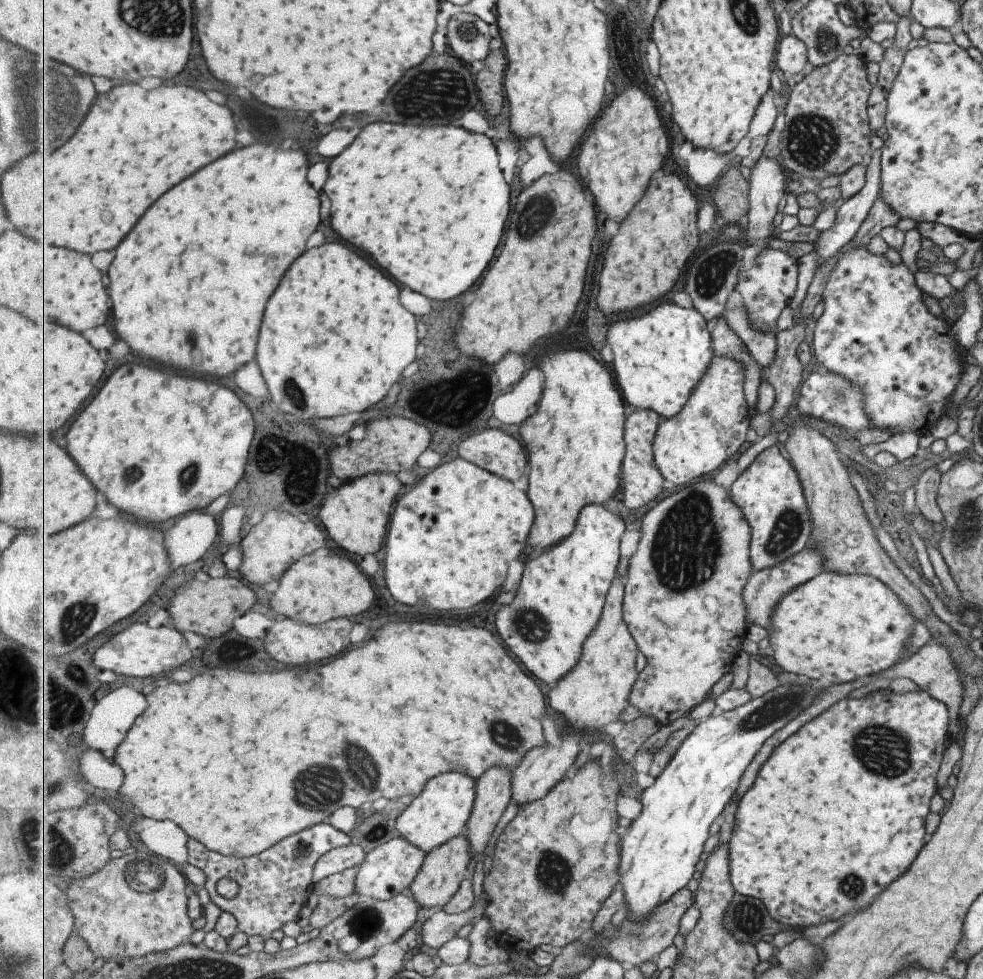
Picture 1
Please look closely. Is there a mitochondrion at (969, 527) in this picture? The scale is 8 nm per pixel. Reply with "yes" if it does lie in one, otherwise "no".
yes

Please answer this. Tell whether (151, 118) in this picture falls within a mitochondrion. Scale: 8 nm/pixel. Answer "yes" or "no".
no

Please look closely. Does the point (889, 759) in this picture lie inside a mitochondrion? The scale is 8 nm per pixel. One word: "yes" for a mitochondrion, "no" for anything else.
yes

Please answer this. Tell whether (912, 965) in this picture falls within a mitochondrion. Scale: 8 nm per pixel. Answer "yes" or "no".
no

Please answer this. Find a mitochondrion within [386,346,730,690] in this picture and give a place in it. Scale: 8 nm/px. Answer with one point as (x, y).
(684, 552)

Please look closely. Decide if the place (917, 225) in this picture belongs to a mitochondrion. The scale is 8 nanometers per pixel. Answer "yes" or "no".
no

